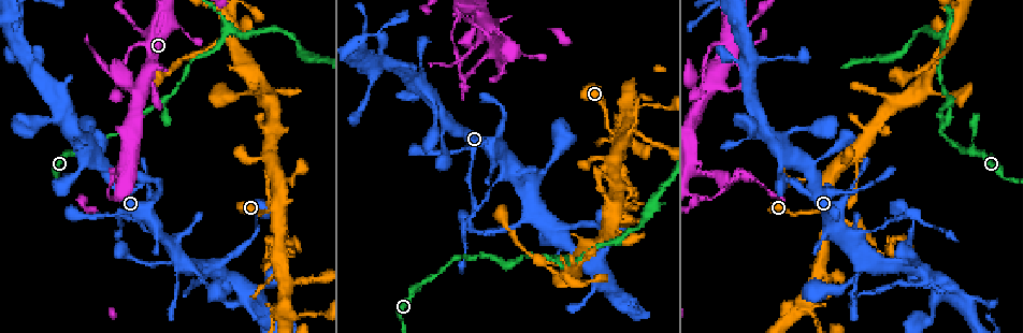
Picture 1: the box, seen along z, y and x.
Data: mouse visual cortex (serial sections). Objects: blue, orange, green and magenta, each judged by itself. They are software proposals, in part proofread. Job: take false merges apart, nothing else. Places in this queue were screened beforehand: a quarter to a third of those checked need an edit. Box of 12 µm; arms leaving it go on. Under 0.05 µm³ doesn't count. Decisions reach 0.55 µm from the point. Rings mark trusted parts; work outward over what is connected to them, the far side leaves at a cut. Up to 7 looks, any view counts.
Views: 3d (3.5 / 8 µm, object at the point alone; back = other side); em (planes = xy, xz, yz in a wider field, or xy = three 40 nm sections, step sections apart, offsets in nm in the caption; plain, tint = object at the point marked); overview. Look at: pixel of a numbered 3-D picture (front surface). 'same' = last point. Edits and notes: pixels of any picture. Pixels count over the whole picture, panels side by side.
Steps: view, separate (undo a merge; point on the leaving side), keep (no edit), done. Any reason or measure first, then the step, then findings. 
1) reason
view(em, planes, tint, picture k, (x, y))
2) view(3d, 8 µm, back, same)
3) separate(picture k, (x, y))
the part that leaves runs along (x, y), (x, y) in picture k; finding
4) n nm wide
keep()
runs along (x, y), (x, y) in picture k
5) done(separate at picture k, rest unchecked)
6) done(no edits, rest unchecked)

sudden change in width
view(3d, 3.5 µm, back, picture 1, (614, 138))

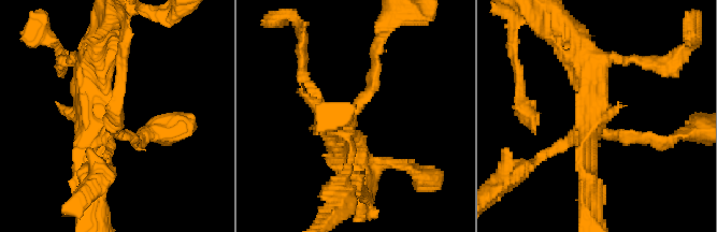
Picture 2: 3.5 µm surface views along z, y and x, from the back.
view(em, xy, step 3, tint, picture 2, (103, 127))

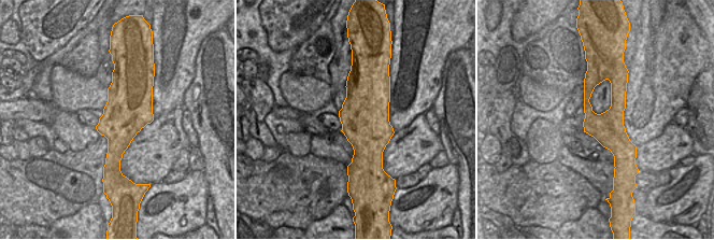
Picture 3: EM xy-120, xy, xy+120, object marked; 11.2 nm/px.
another direction
view(em, planes, tint, same)

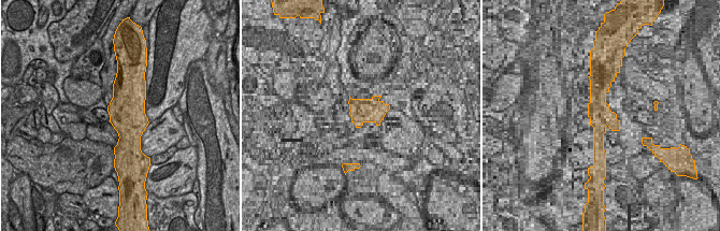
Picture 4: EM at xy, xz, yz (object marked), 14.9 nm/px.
separate(picture 2, (532, 162))
the part that leaves runs along (562, 143), (529, 167), (504, 176) in picture 2; two cells meet here

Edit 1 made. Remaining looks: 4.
view(overview)

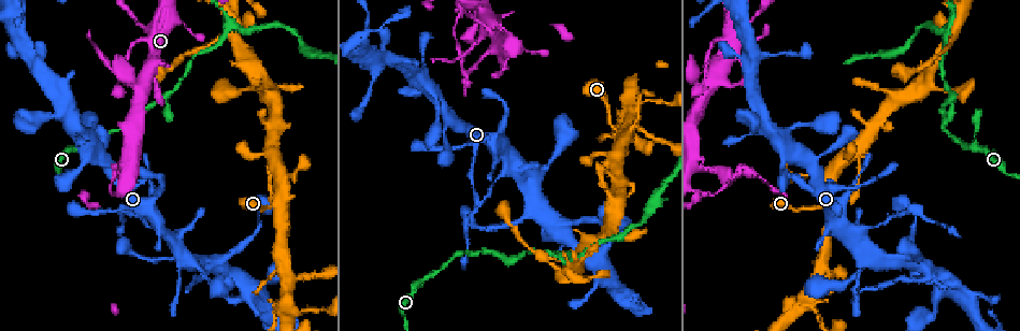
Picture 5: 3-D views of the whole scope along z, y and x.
arms part here
view(3d, 3.5 µm, picture 5, (948, 26))

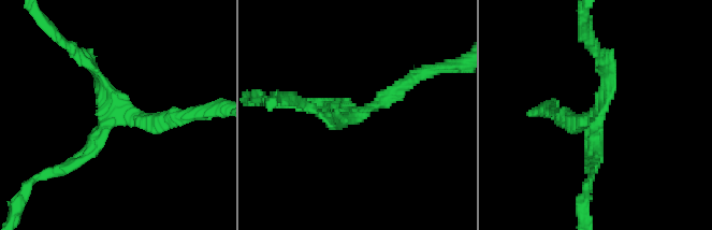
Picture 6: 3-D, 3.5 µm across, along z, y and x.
now the EM
view(em, xy, step 2, tint, picture 6, (115, 114))

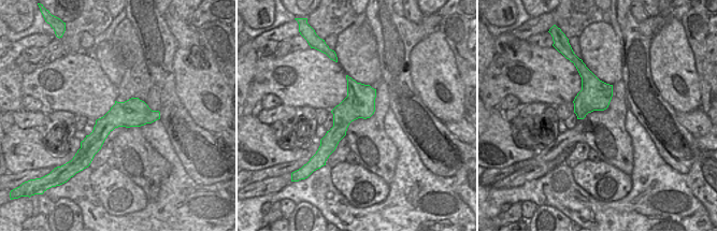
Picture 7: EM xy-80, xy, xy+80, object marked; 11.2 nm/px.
arms of 150, 200, 250 nm
keep()
runs along (157, 114), (116, 116), (86, 146) in picture 7; all the same cell

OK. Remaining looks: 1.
sharp bend
view(3d, 3.5 µm, back, picture 5, (717, 64))

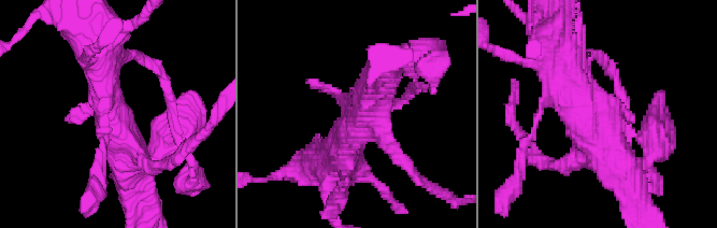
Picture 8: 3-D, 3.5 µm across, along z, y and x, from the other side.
keep()
runs along (553, 80), (589, 123), (630, 119) in picture 8; continuous, no second cell

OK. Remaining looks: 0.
done(separate at picture 2, rest unchecked)

